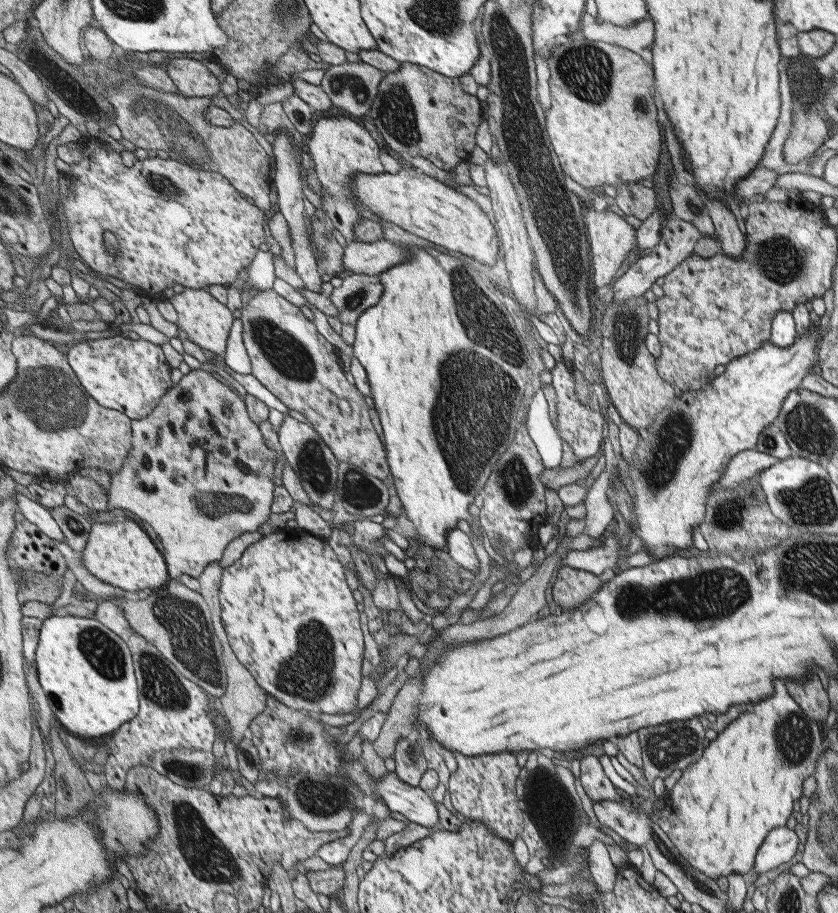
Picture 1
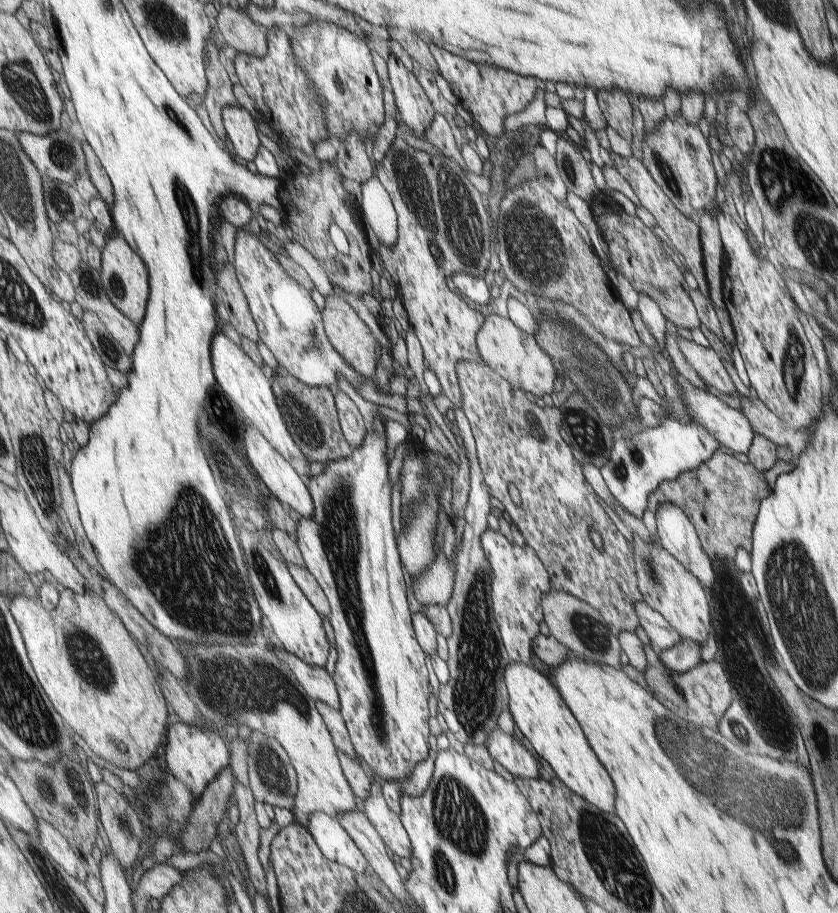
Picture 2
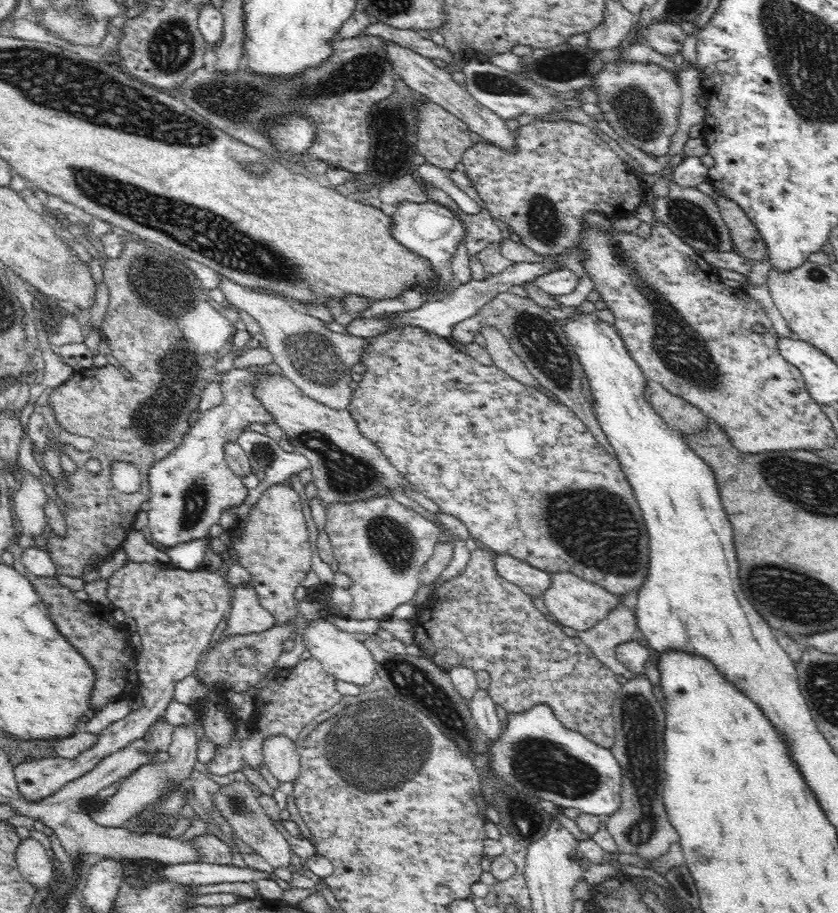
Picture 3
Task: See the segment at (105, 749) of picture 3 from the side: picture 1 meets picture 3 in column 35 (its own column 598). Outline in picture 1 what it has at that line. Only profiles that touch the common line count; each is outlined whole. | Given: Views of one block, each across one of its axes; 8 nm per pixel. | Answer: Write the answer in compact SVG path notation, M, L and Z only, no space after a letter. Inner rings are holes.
M587 755L580 760L580 782L592 801L624 801L624 796L604 773L599 758Z

